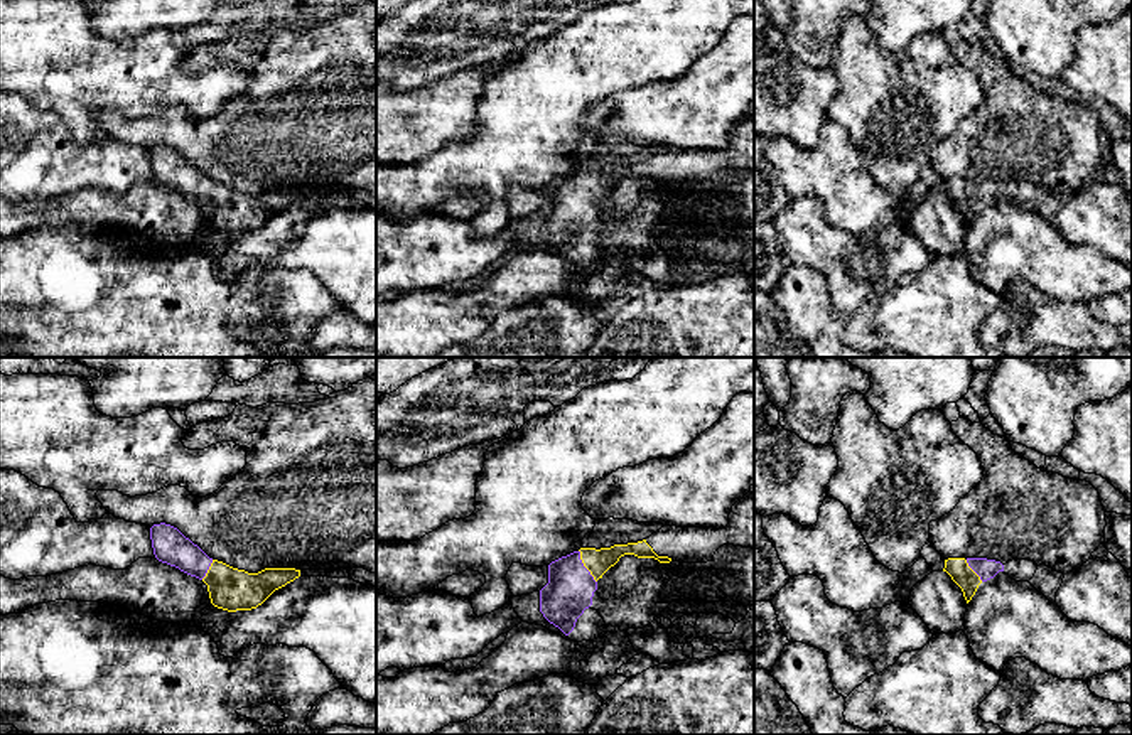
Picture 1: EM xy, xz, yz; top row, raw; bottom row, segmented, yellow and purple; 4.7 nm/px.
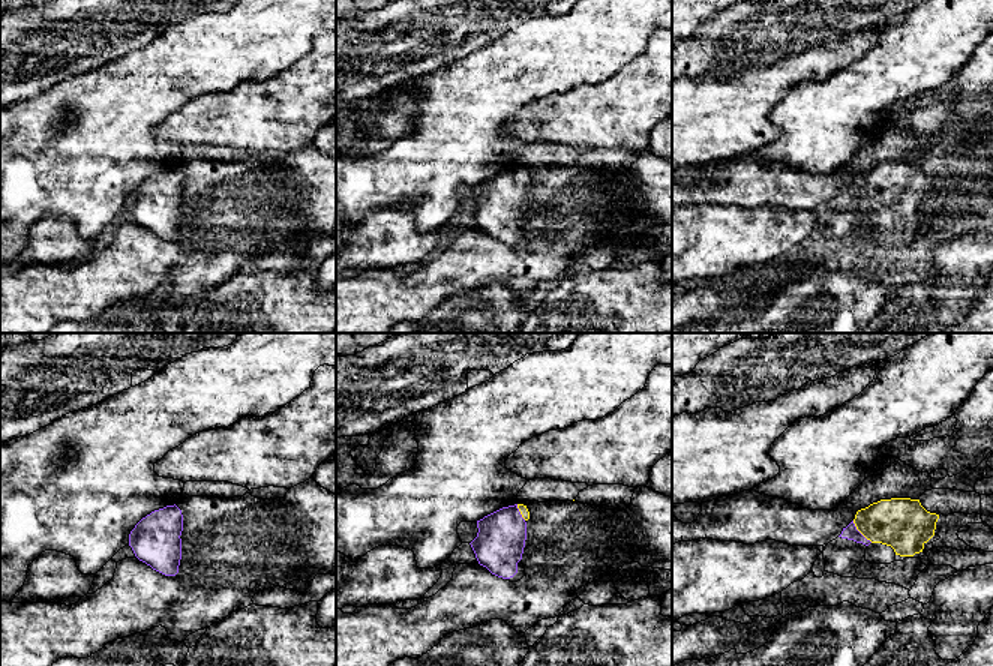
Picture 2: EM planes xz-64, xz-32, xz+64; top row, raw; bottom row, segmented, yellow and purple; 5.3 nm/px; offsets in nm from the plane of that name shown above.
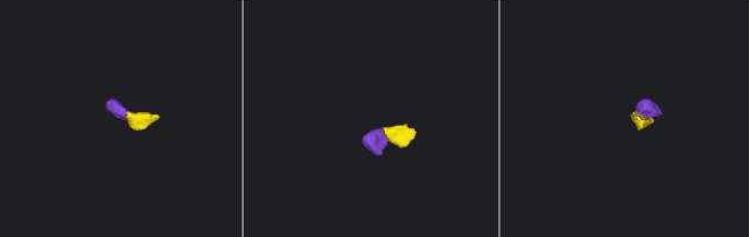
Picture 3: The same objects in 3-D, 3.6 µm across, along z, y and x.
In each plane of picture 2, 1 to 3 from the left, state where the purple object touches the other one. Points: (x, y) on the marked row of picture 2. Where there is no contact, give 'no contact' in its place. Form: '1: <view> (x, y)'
1: no contact
2: xz-32 (519, 510)
3: xz+64 (861, 533)

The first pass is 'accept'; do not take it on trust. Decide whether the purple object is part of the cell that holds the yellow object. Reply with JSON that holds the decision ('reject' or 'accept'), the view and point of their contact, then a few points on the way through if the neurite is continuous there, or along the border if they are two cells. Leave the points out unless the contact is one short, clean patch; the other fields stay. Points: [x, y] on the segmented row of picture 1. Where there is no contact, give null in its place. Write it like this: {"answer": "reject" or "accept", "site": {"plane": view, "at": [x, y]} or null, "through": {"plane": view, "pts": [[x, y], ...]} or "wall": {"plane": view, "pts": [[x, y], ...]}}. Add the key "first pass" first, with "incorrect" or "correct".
{"first pass": "correct", "answer": "accept", "site": {"plane": "xz", "at": [584, 565]}, "through": {"plane": "xz", "pts": [[598, 562], [584, 565], [572, 579], [571, 587]]}}

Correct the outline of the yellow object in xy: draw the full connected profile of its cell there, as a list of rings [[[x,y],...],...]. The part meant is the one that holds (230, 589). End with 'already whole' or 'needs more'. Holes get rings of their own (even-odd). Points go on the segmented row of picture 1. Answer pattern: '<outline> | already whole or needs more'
[[[165,523],[150,528],[150,539],[159,561],[202,580],[211,604],[228,612],[256,609],[275,590],[300,577],[295,568],[265,568],[258,573],[233,568],[209,558],[177,528]]] | needs more

